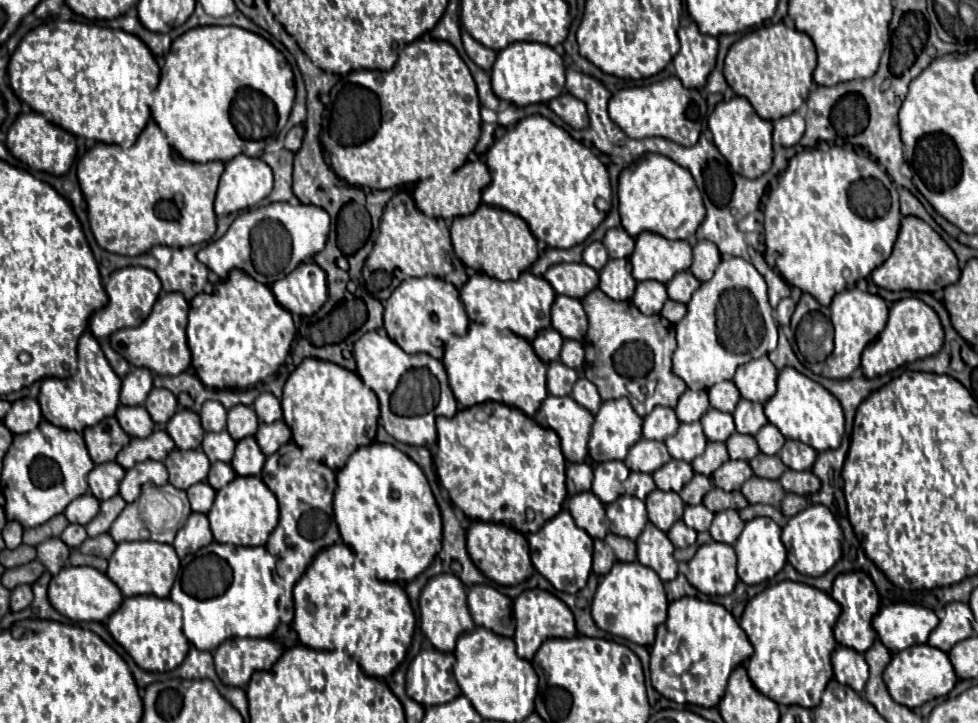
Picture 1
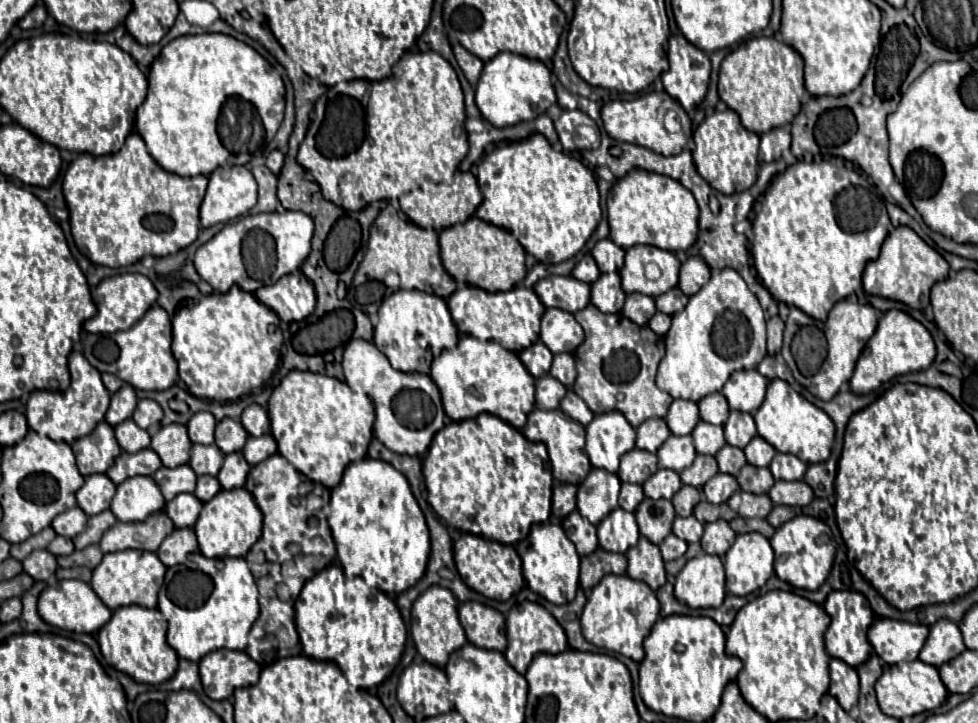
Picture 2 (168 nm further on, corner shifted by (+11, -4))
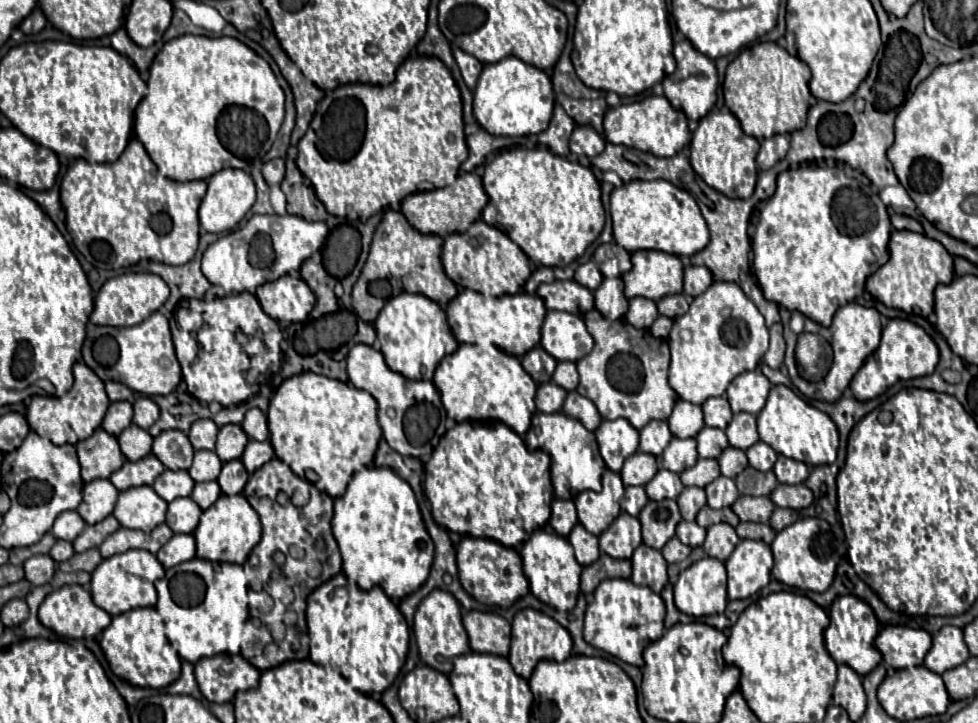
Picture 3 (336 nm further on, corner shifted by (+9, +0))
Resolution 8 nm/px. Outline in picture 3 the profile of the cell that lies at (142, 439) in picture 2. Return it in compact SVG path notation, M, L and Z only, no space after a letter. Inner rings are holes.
M131 424L127 426L121 434L119 434L119 446L121 446L121 452L127 456L127 460L135 462L135 458L143 458L143 454L149 454L151 452L151 442L153 442L153 436Z

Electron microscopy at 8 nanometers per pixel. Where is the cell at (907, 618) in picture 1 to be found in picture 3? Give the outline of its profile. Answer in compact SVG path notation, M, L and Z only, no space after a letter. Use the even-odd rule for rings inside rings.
M883 626L875 638L875 646L891 668L899 670L907 666L919 666L931 648L931 634L921 628Z

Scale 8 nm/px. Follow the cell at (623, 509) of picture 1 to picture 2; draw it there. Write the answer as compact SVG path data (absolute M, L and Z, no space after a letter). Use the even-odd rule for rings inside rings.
M613 510L599 526L597 526L599 546L607 552L621 552L625 554L629 548L637 546L639 528L633 512L627 510Z

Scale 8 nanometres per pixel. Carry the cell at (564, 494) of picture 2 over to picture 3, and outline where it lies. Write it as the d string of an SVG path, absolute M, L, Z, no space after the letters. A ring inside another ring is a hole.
M555 498L551 504L551 520L549 520L551 528L557 534L567 536L571 532L571 526L575 526L575 522L577 522L577 510L573 500Z

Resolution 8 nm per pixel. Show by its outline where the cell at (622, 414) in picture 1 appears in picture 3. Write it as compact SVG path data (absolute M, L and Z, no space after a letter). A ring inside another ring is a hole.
M603 420L595 430L599 452L609 470L619 472L625 458L629 458L639 448L639 432L625 420Z

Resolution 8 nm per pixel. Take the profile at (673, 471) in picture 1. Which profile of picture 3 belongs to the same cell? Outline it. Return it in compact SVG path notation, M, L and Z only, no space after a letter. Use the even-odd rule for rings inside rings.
M661 468L661 470L651 478L651 482L645 486L647 496L649 496L651 500L677 498L683 488L685 488L685 486L683 486L679 474L671 472L671 470L665 470L665 468Z

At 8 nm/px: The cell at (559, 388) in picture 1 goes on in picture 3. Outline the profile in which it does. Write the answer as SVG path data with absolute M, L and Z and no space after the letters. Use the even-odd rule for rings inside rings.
M555 382L539 384L537 386L537 398L535 398L537 410L543 410L545 414L551 414L555 410L561 410L565 396L567 396L567 390L563 390Z

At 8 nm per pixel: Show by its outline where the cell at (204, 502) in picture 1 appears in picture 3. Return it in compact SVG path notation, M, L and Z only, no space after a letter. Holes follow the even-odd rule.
M175 498L167 508L167 526L177 534L191 534L199 522L201 508L197 502L187 498Z

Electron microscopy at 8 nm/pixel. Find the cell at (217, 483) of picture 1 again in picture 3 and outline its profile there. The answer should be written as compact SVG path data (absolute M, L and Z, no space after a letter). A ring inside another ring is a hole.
M215 480L199 482L199 484L195 484L195 488L191 492L191 498L201 506L201 510L211 506L219 496L221 496L221 488L219 488L219 484Z

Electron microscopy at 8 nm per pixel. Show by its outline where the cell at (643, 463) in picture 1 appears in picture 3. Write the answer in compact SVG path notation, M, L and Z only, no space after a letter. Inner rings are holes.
M635 452L621 470L621 480L625 486L645 486L659 470L659 462L653 454Z

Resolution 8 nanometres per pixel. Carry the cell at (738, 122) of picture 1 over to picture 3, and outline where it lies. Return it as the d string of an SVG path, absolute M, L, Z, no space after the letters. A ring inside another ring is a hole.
M721 108L712 110L699 120L699 126L693 132L689 160L693 170L717 192L729 198L749 198L757 180L757 152L759 142L741 130L735 114L727 108Z

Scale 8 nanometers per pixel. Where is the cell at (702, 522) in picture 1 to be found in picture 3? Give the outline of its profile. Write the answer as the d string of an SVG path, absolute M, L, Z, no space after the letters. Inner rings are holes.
M681 520L679 526L677 526L677 538L683 544L691 546L691 548L701 546L703 540L705 540L705 528L701 528L697 522L685 522L685 520Z

